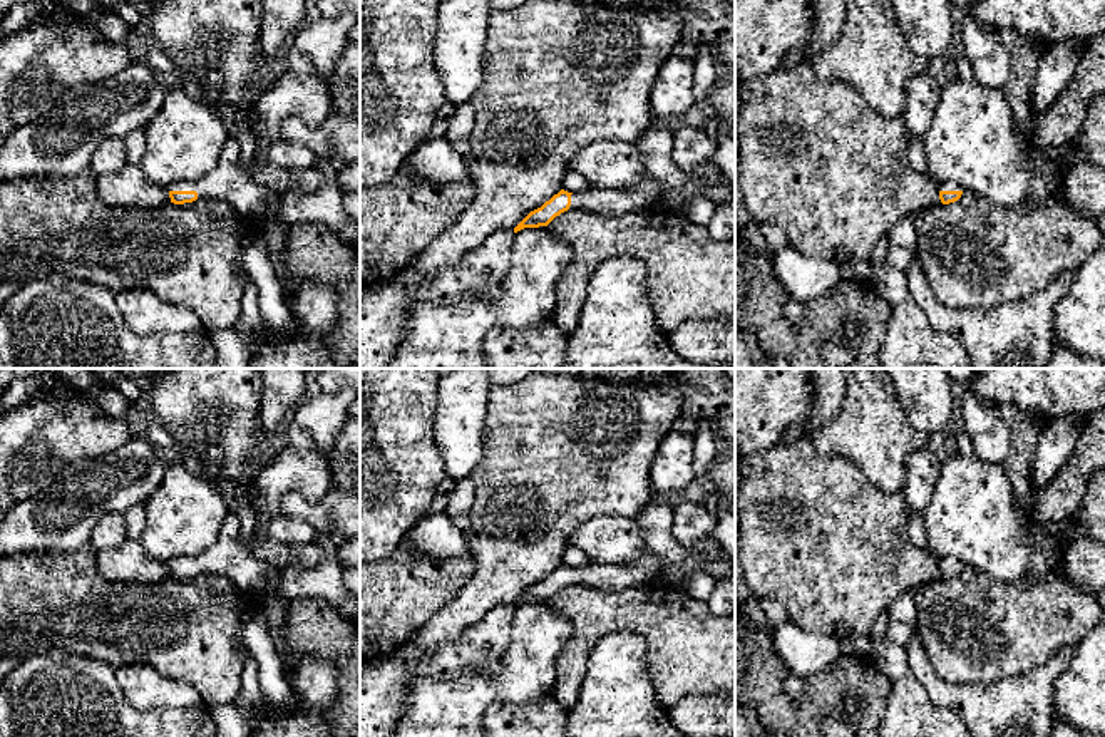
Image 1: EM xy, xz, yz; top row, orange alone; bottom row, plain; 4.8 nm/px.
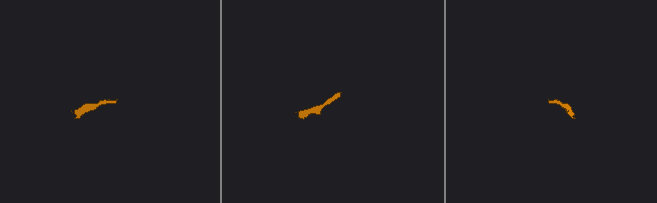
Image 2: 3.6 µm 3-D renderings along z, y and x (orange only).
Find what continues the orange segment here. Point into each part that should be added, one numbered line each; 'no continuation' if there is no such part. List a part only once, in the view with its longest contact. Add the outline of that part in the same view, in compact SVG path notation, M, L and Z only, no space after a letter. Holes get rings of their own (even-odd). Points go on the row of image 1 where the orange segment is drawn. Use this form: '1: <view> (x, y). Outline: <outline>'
1: xy (226, 181). Outline: M229 136L216 168L198 181L172 183L167 191L196 191L198 199L214 198L229 203L241 216L263 226L276 219L280 194L258 184L253 176L243 173L239 144Z

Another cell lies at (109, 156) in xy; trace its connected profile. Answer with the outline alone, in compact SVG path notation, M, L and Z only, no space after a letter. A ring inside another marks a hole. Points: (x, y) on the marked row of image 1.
M104 137L92 156L92 171L107 174L122 169L127 164L126 144L121 137Z

